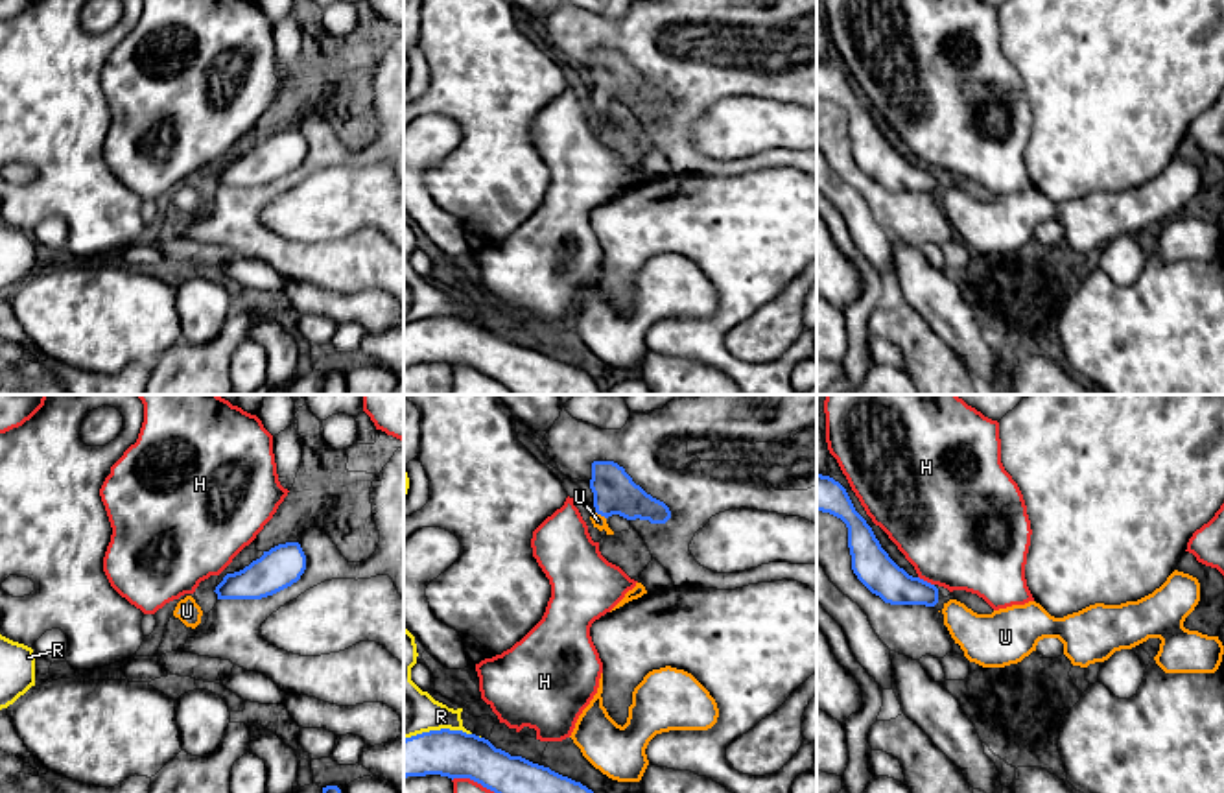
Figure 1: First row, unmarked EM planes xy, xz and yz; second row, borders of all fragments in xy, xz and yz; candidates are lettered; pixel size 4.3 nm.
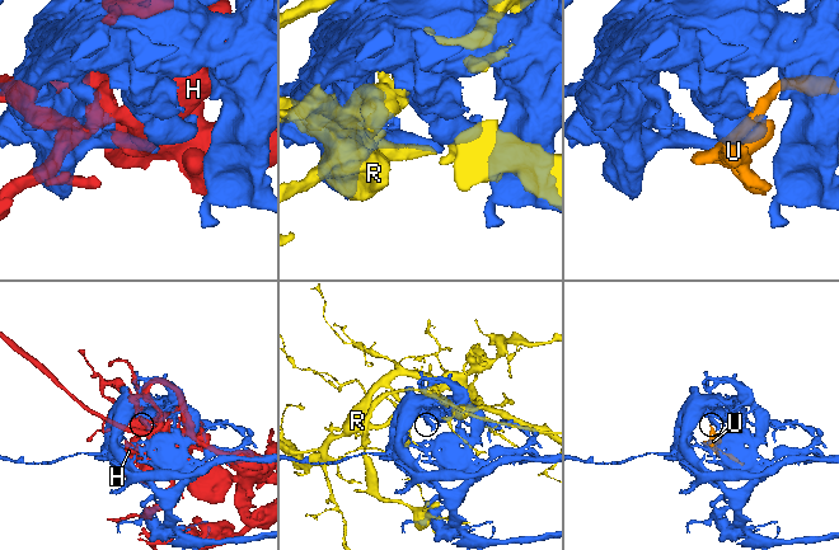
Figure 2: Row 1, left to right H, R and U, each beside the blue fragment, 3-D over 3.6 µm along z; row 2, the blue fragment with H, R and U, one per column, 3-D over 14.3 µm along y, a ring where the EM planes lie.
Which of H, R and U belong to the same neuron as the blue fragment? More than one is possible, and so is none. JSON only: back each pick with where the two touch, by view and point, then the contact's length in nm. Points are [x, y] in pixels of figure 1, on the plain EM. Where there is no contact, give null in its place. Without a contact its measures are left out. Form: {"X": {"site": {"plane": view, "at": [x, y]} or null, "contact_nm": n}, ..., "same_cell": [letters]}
{"U": {"site": {"plane": "xz", "at": [601, 102]}, "contact_nm": 60}, "same_cell": ["U"]}

